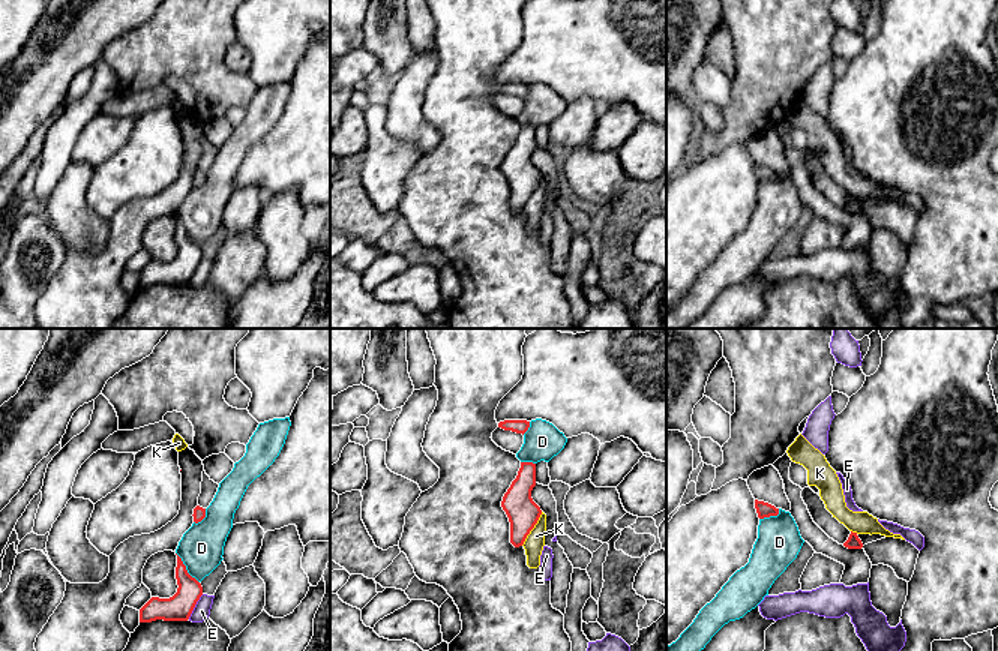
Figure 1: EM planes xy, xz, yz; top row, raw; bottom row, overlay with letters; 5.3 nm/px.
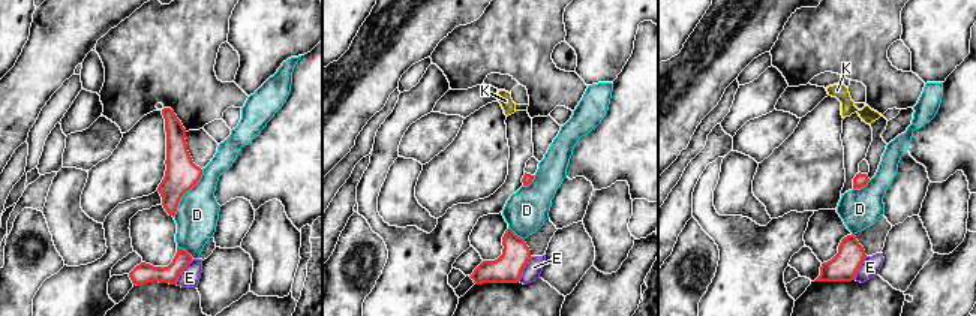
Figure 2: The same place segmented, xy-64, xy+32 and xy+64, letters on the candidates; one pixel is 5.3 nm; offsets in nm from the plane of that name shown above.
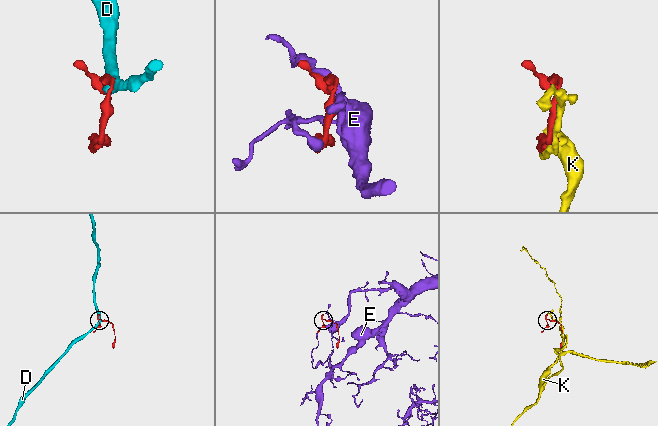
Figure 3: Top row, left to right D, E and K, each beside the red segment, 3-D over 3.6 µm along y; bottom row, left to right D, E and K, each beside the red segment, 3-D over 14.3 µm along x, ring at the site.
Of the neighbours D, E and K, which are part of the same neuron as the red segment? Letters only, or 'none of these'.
none of these

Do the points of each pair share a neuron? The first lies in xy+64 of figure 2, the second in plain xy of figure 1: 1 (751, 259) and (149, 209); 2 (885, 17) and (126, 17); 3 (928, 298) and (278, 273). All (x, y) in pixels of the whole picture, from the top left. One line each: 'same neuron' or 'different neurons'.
1: same neuron
2: different neurons
3: different neurons

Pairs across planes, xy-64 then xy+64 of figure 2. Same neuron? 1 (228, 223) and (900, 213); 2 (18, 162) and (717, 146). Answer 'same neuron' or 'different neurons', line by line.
1: same neuron
2: different neurons

